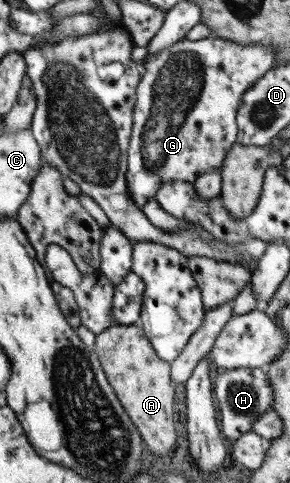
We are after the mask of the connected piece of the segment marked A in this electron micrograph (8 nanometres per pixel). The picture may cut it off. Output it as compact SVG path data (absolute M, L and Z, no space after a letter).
M113 324L99 335L93 351L102 365L107 381L118 400L139 429L143 441L155 455L163 456L175 443L173 427L174 385L170 379L170 363L162 361L151 347L149 338L139 324Z

